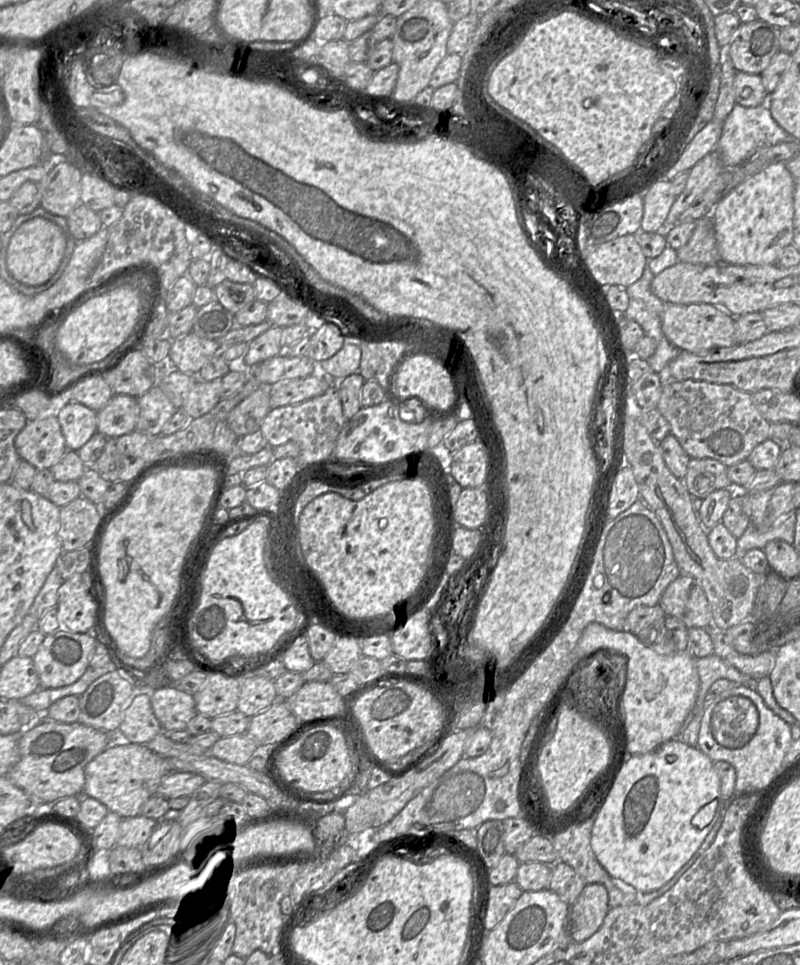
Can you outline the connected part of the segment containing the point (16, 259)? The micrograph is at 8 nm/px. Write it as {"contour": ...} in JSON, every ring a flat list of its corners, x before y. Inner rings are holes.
{"contour":[[35,217,25,221,12,235,6,253,6,268,15,280,24,285,42,285,58,270,65,250,63,230,46,218]]}

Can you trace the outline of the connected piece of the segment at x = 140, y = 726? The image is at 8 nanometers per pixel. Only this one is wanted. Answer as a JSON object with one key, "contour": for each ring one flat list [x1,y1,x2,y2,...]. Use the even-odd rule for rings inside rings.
{"contour":[[135,694,129,701,123,720,115,734,110,734,111,743,146,745,163,732,154,715,150,694]]}

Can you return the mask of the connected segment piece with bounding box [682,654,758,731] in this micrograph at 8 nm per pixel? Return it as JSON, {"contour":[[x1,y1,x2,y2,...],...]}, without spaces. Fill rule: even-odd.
{"contour":[[715,654,695,658,695,664,699,674,700,686,696,703,692,711,686,717,682,725,682,731,687,728,694,715,697,714,701,708,704,708,704,701,707,692,716,680,728,679,741,685,753,686,754,688,755,682,758,681,740,672,737,668]]}

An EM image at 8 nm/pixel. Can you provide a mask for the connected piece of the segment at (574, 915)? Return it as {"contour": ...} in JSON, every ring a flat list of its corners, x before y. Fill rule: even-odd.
{"contour":[[586,884,569,912,569,934,573,942,582,942,598,931,609,912,609,898,601,884]]}

